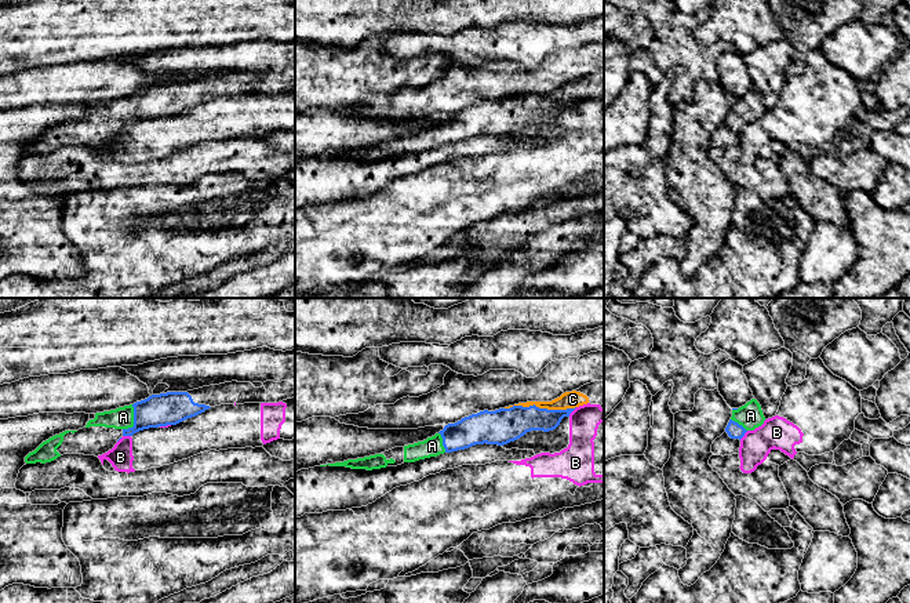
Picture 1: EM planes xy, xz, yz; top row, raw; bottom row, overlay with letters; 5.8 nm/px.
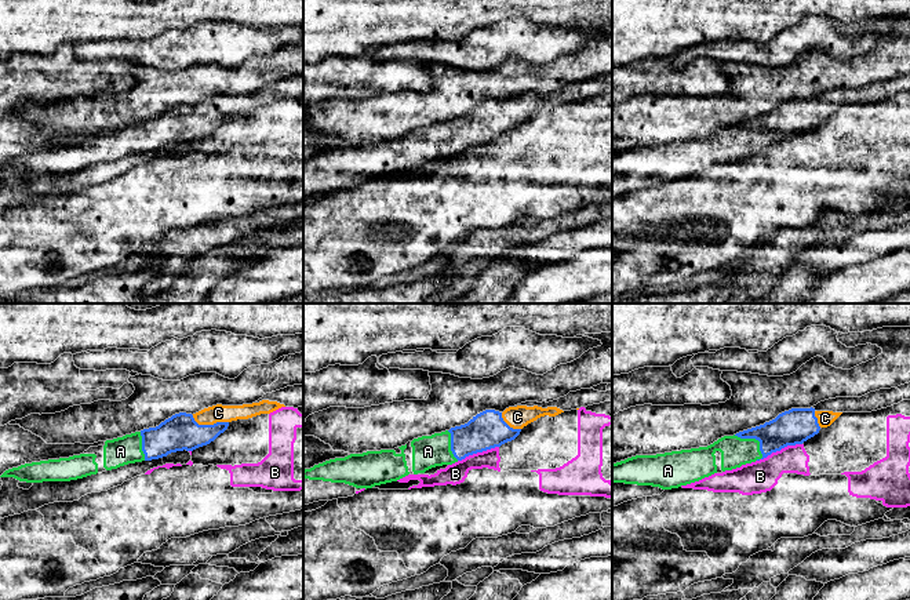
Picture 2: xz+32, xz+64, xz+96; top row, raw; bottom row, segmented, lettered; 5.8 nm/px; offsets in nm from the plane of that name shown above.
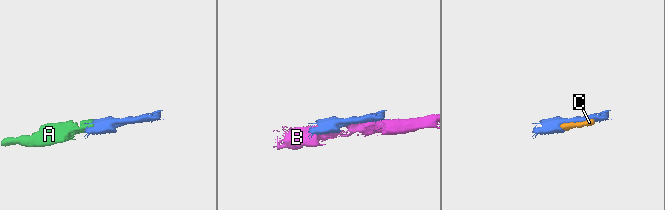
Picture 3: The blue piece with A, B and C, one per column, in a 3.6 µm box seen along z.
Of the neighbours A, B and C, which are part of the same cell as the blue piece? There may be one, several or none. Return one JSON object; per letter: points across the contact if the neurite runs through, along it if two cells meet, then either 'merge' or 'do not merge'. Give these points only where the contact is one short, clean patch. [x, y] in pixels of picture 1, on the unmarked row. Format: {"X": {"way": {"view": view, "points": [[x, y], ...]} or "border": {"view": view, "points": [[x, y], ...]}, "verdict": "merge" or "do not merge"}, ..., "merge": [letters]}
{"A": {"way": {"view": "xy", "points": [[173, 98], [146, 104], [134, 111], [123, 108]]}, "verdict": "merge"}, "B": {"verdict": "do not merge"}, "C": {"verdict": "merge"}, "merge": ["A", "C"]}

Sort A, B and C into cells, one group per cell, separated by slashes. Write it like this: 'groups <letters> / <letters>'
groups A C / B

